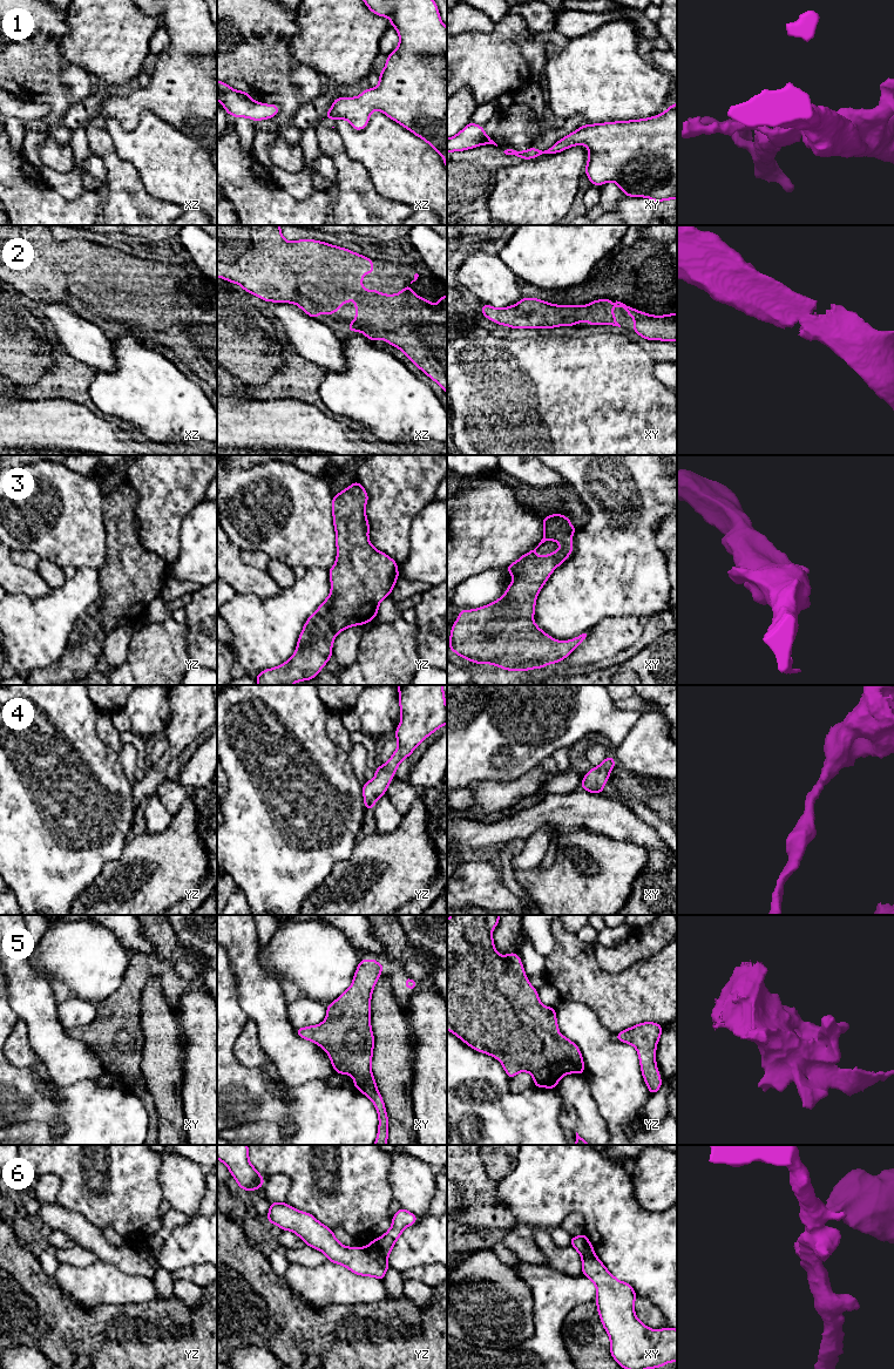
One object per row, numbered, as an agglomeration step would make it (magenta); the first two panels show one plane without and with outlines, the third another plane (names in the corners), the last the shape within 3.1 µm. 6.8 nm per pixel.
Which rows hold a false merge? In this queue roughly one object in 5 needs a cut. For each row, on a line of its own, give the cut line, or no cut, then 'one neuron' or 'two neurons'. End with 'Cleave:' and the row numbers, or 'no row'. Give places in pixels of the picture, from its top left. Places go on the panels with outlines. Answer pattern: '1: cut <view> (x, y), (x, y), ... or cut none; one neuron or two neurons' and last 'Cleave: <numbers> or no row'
1: cut none; one neuron
2: cut none; one neuron
3: cut none; one neuron
4: cut none; one neuron
5: cut none; one neuron
6: cut yz (365, 1248), (371, 1254), (381, 1255), (386, 1259); two neurons
Cleave: 6

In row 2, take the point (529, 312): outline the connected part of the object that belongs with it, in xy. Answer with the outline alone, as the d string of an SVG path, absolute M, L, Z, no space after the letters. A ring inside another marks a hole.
M522 298L517 304L495 309L482 303L482 317L512 328L553 328L573 326L581 321L590 325L621 325L615 319L611 299L598 299L583 307L555 305L536 298Z

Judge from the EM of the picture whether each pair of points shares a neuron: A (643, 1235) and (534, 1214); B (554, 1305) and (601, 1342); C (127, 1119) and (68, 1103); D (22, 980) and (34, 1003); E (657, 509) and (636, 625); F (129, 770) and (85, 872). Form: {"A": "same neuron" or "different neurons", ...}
{"A": "same neuron", "B": "different neurons", "C": "same neuron", "D": "same neuron", "E": "different neurons", "F": "different neurons"}

